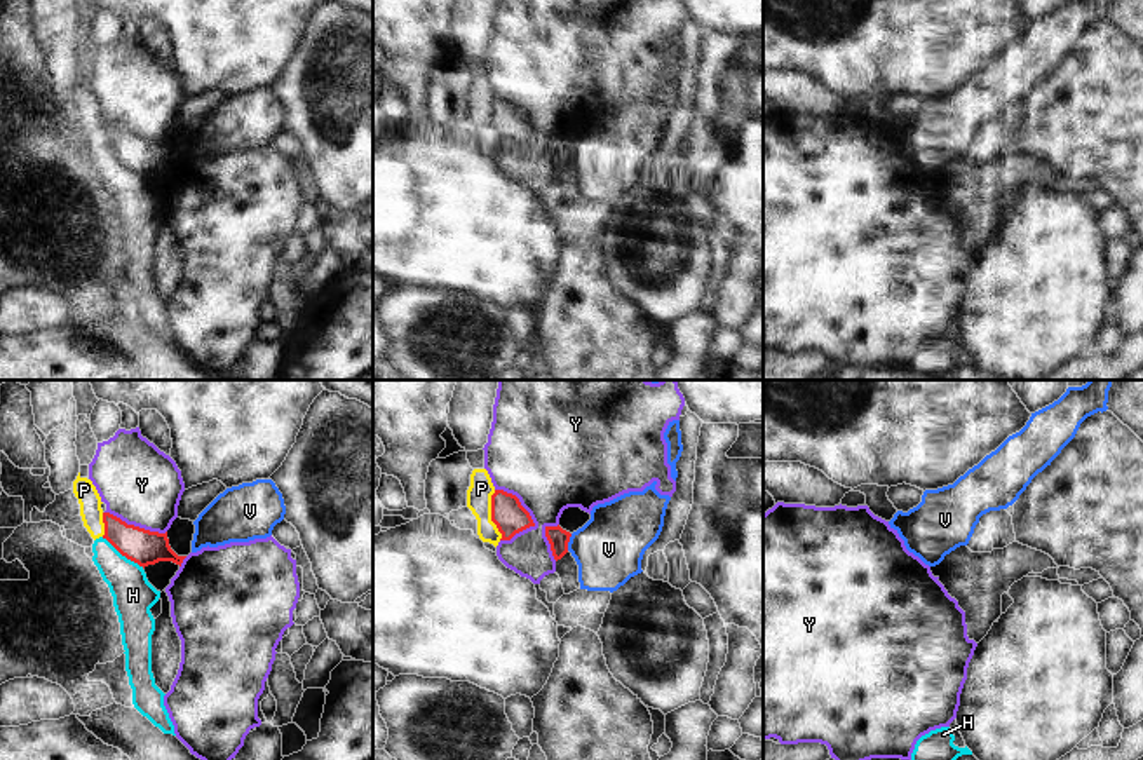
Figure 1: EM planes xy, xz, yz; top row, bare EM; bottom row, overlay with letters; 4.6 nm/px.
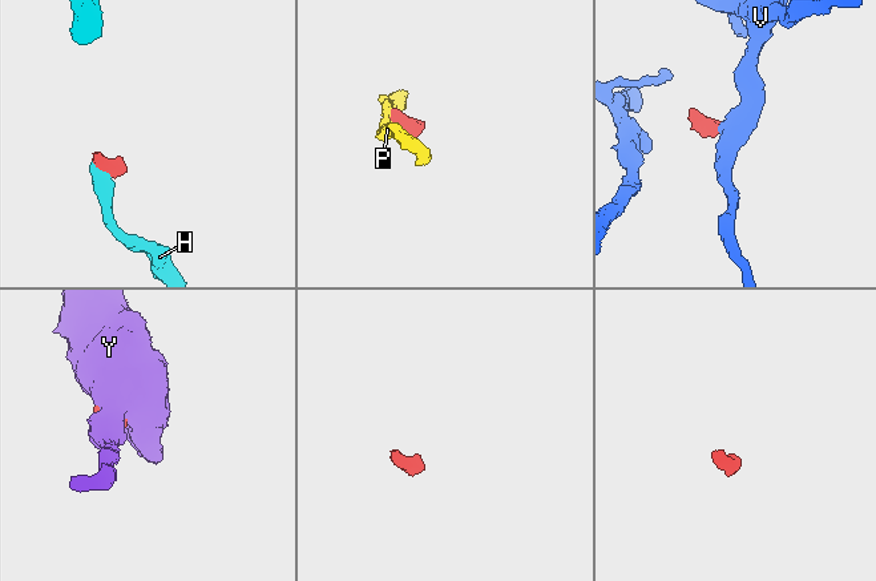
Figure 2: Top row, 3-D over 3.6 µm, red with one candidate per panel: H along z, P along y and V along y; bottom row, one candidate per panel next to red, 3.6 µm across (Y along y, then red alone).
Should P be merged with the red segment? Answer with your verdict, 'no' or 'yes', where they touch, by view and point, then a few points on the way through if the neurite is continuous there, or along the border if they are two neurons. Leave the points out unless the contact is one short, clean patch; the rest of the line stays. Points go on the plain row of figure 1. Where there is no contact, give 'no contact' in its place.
no; meets red in xz at (492, 124); border along xz (493, 100), (492, 131), (500, 149)

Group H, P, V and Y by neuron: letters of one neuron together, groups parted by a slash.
H P / V / Y

